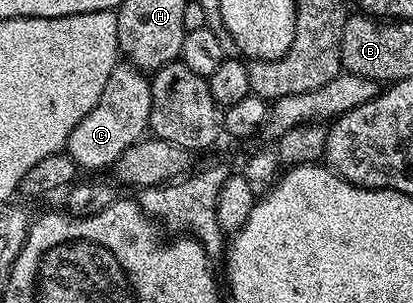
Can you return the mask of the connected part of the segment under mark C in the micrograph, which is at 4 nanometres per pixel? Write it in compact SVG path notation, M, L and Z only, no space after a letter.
M120 62L113 74L109 74L109 82L105 82L105 90L101 90L97 106L93 106L93 110L73 128L73 134L69 134L66 151L80 169L108 169L129 146L144 139L150 122L151 81L148 73L130 62Z

